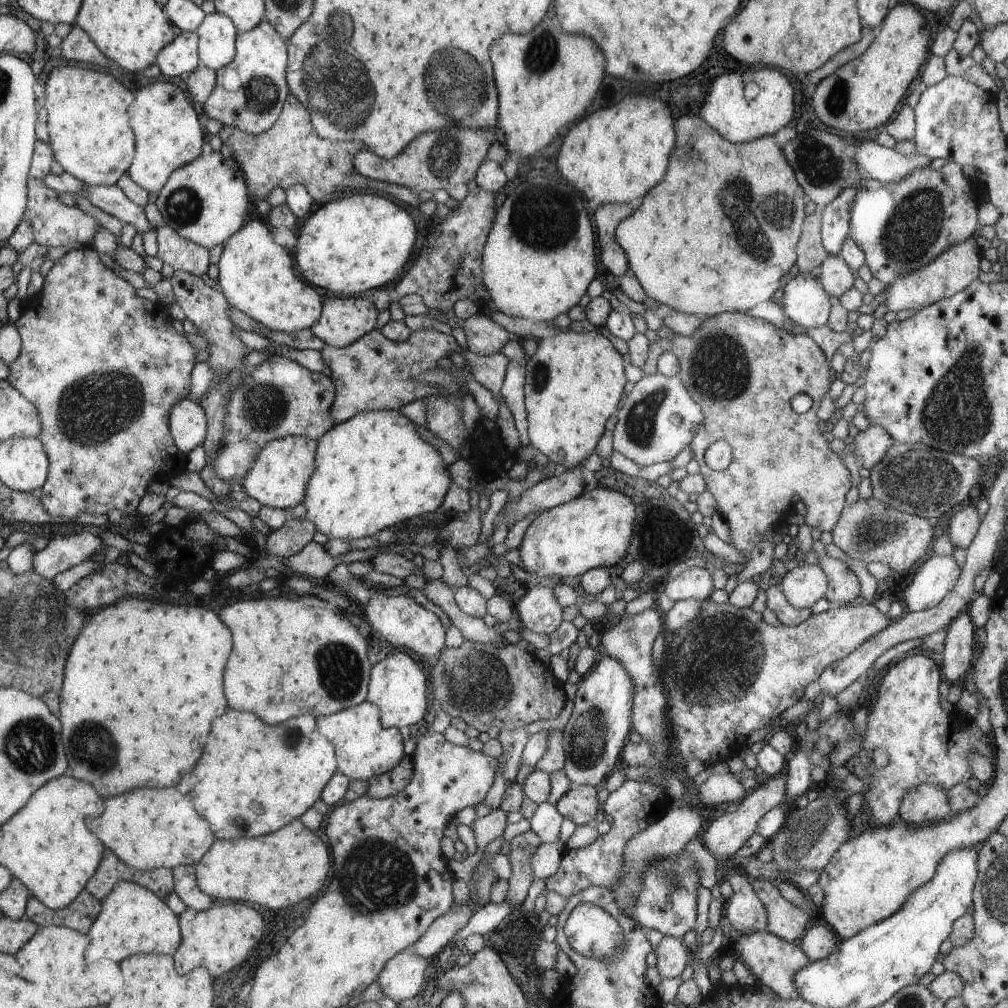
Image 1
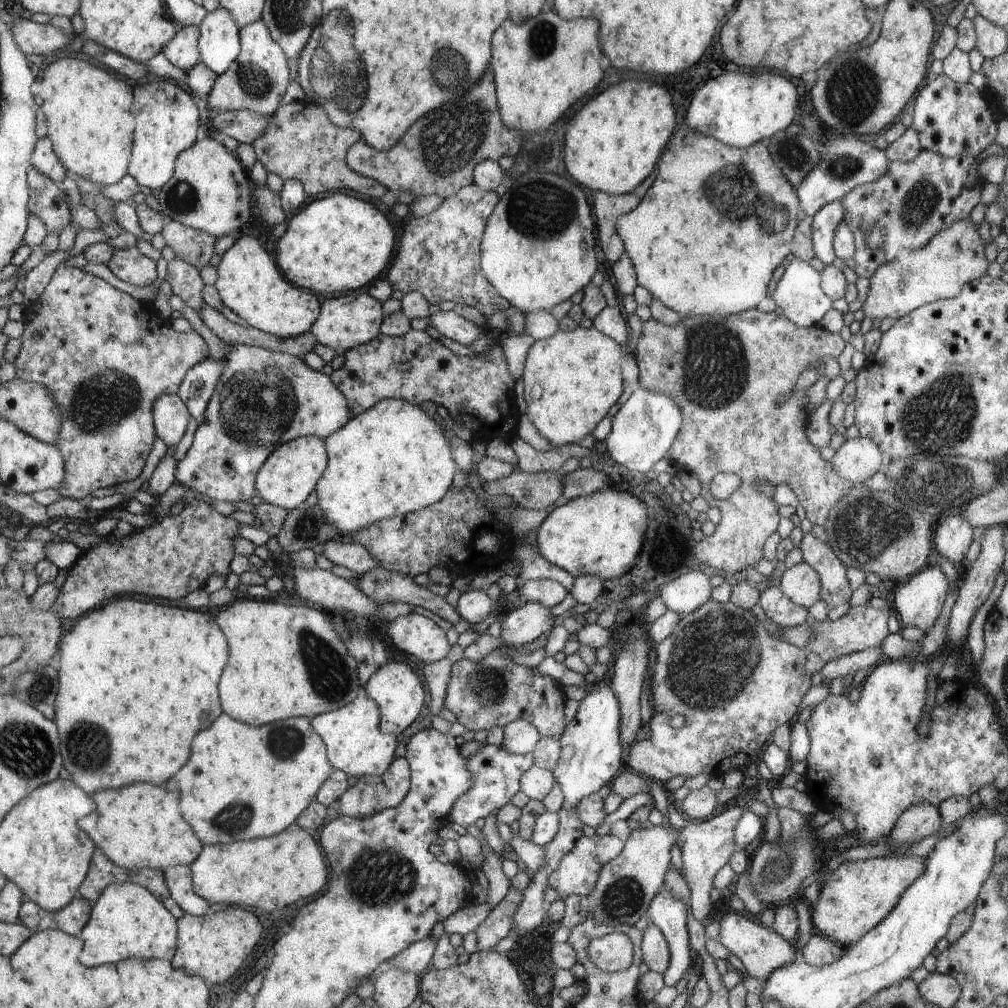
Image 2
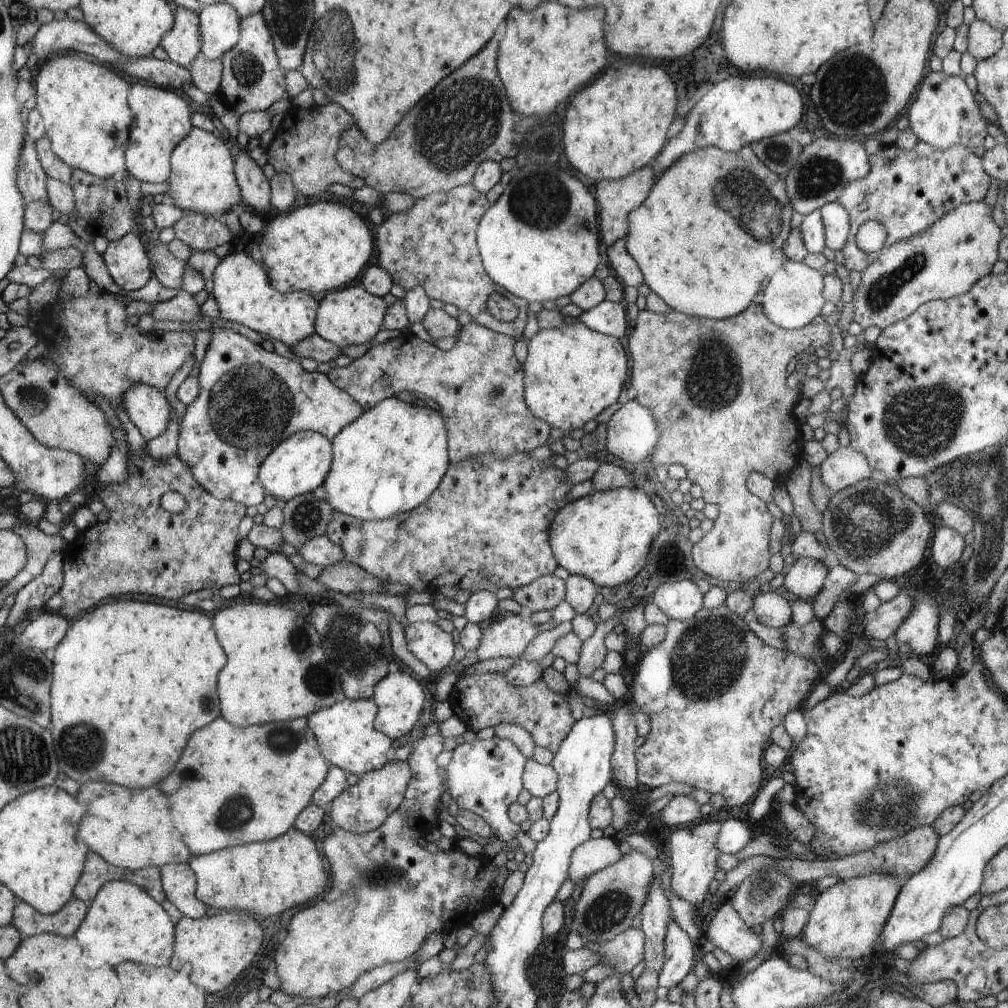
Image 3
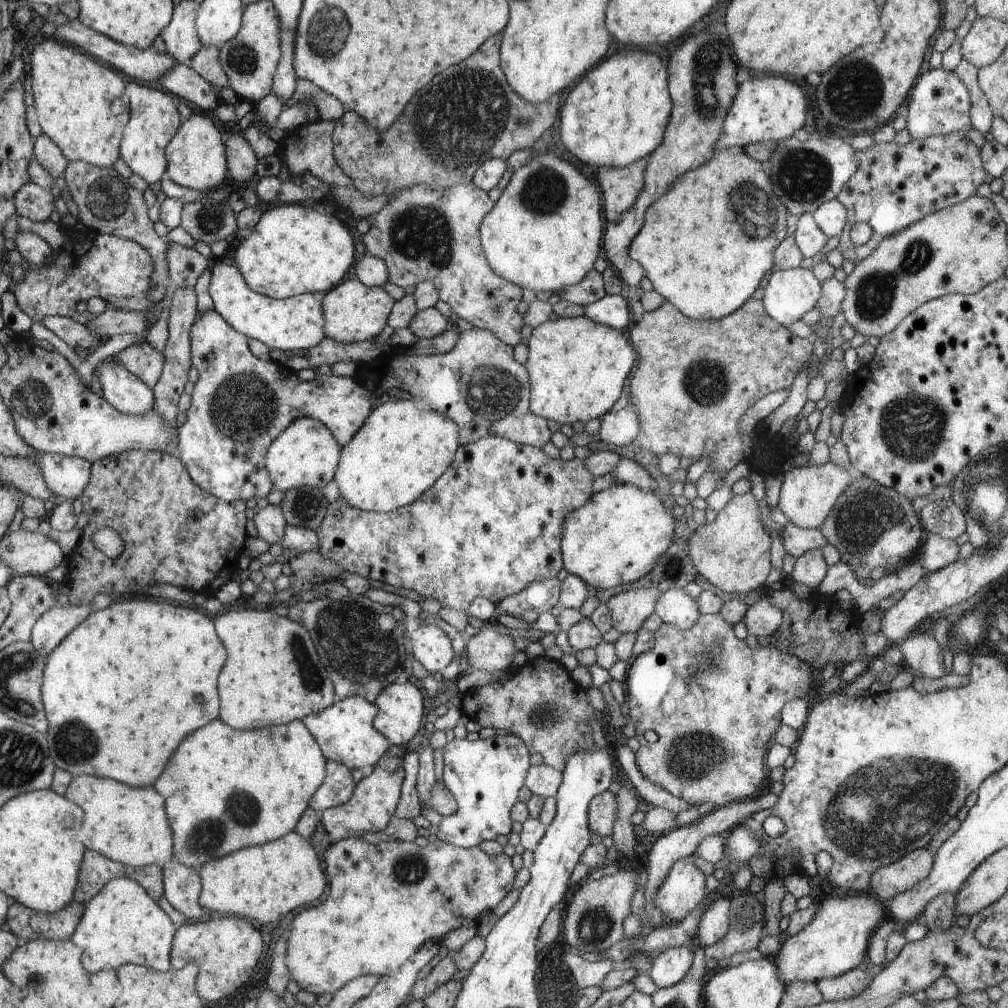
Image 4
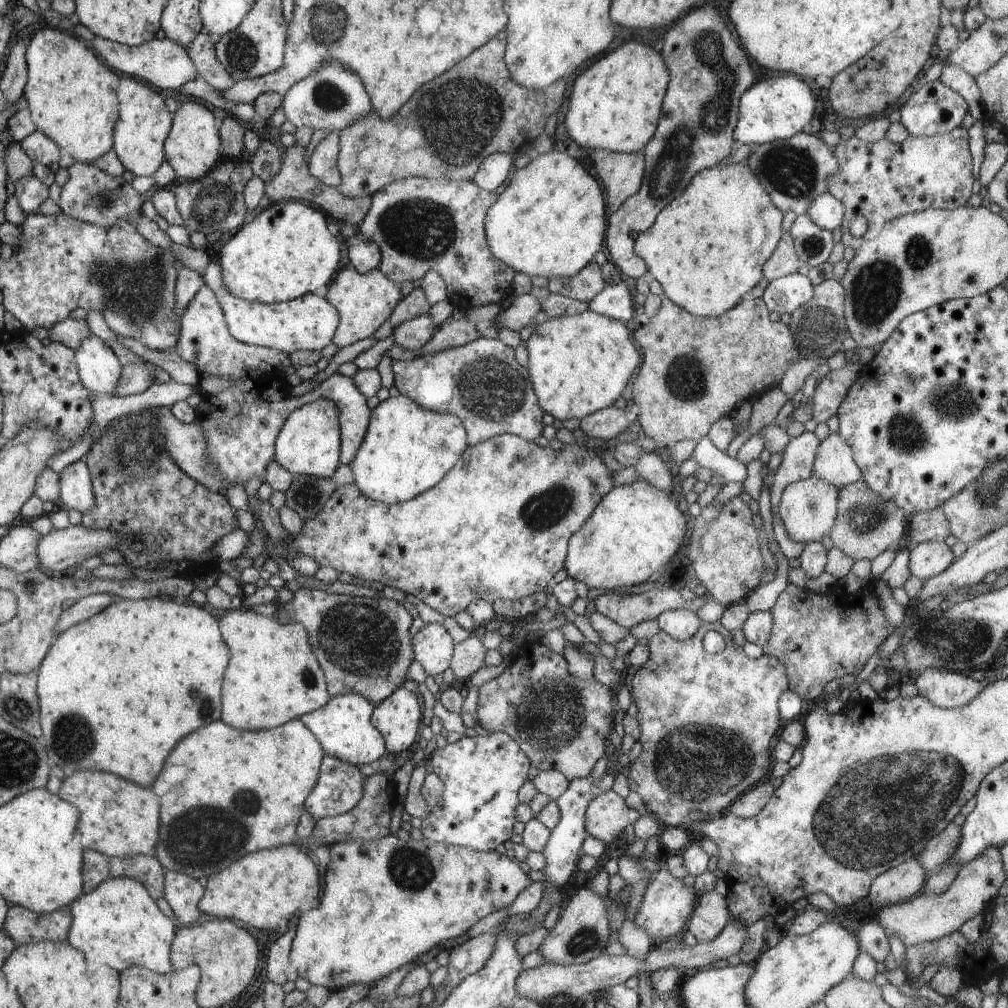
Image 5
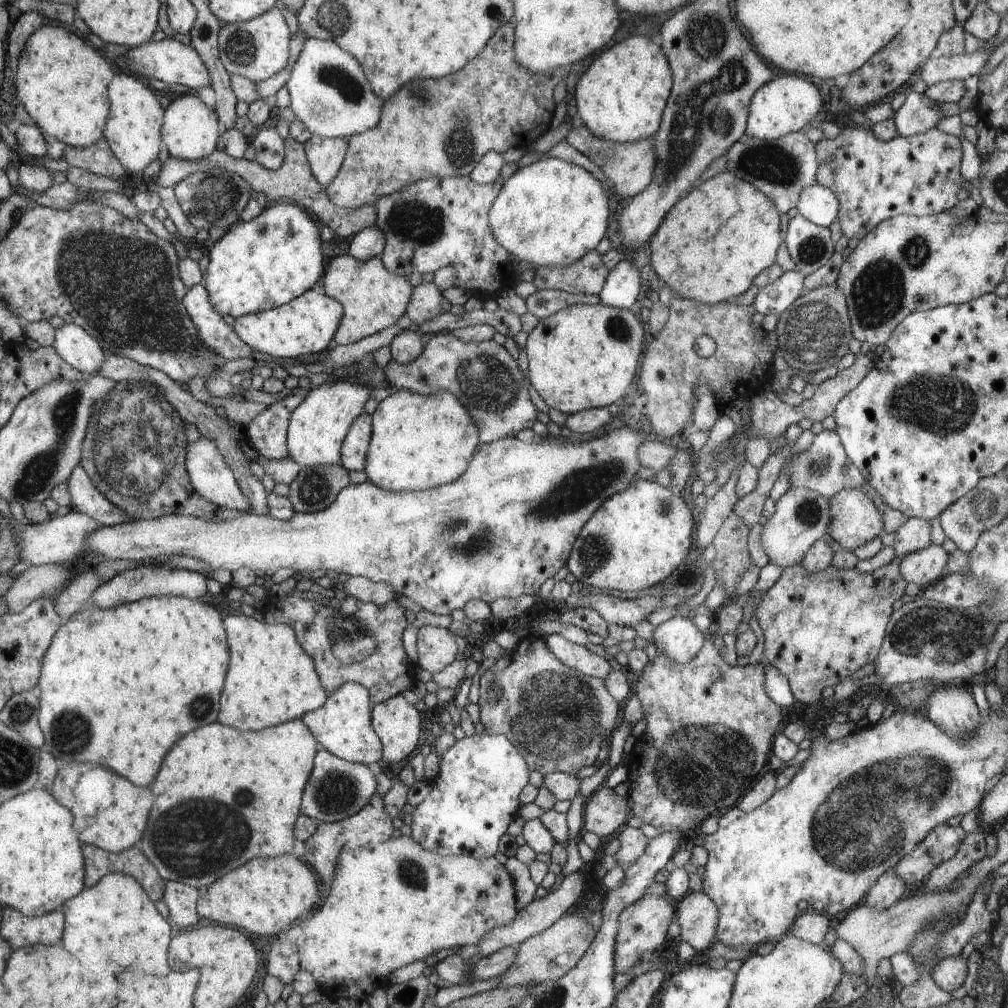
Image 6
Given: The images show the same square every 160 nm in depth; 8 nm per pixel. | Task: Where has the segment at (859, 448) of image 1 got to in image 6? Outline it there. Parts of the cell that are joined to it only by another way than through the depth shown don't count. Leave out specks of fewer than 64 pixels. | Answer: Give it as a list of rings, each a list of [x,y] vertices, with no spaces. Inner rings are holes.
[[[790,488],[777,501],[773,515],[763,524],[761,543],[769,562],[782,569],[800,565],[810,547],[827,534],[829,500],[811,490]]]

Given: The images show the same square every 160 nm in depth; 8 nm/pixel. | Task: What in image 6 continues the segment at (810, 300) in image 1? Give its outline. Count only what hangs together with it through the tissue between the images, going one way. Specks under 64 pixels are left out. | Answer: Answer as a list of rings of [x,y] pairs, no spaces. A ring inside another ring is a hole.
[[[797,270],[785,272],[776,282],[758,291],[752,306],[760,314],[779,315],[806,291],[803,286],[804,278]]]

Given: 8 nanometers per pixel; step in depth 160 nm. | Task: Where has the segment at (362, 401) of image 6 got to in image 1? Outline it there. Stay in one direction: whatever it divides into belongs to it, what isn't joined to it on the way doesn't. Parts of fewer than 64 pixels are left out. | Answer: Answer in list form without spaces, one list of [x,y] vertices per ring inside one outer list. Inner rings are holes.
[[[290,435],[270,441],[259,453],[252,455],[255,460],[253,468],[247,474],[247,478],[241,482],[244,492],[251,498],[258,500],[261,506],[280,510],[290,510],[294,506],[298,506],[304,502],[309,481],[317,470],[317,446],[318,442],[314,439]]]

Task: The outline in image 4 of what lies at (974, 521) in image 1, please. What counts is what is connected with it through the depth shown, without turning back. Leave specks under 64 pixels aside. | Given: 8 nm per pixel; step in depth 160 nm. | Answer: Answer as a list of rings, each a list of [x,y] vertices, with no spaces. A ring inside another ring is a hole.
[[[925,534],[921,546],[921,565],[928,573],[936,572],[958,559],[959,545],[955,540]]]

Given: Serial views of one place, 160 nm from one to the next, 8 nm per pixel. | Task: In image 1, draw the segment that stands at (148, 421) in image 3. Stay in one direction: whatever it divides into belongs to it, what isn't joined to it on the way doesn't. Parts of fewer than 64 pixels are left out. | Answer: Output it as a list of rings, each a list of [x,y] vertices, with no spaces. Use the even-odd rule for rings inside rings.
[[[184,399],[171,410],[170,429],[178,449],[189,453],[206,440],[207,414],[196,401]]]

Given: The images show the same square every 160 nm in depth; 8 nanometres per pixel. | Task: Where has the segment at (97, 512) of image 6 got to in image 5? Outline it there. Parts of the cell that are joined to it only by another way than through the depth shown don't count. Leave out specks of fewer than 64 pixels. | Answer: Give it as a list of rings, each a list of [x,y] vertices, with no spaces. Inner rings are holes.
[[[84,459],[73,462],[59,472],[60,506],[67,510],[74,508],[82,514],[96,506],[94,483],[90,467]]]

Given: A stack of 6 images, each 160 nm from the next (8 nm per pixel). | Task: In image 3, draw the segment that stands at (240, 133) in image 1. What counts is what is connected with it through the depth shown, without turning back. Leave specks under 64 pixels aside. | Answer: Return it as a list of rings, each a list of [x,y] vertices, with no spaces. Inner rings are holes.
[[[338,103],[315,105],[307,110],[289,108],[283,116],[282,124],[265,143],[267,162],[278,173],[289,174],[296,190],[306,196],[317,195],[320,188],[322,192],[326,191],[328,184],[342,184],[352,190],[361,188],[366,185],[363,178],[345,171],[335,155],[339,150],[339,140],[343,132],[354,124],[352,115]]]

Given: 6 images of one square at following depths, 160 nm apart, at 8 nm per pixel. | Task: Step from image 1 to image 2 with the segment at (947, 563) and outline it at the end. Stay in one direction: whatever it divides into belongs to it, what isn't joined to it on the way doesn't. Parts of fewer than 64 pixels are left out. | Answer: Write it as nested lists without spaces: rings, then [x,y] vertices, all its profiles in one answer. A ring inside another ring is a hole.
[[[926,567],[894,590],[892,609],[901,626],[916,627],[926,633],[938,620],[948,592],[948,579],[943,570]]]

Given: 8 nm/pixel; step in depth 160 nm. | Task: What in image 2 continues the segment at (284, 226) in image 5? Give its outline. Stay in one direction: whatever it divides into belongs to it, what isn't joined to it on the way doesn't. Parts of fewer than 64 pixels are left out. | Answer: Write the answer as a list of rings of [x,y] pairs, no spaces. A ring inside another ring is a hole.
[[[340,191],[340,194],[331,194],[328,198],[310,202],[292,216],[288,220],[286,232],[276,242],[275,253],[277,265],[292,285],[300,285],[300,288],[313,290],[318,294],[344,294],[367,287],[380,278],[380,272],[389,266],[392,246],[394,232],[390,230],[388,218],[374,206],[366,204],[366,201],[344,196],[344,192]]]

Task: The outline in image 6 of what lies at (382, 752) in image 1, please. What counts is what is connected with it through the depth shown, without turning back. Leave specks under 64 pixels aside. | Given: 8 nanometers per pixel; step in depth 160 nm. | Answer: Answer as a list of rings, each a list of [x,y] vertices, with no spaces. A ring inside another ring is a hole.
[[[348,681],[328,696],[324,706],[306,713],[300,719],[302,722],[308,722],[308,726],[312,726],[311,733],[320,738],[320,749],[331,751],[333,755],[348,761],[378,765],[378,760],[382,759],[382,743],[372,730],[370,701],[371,696],[368,696],[367,687]]]

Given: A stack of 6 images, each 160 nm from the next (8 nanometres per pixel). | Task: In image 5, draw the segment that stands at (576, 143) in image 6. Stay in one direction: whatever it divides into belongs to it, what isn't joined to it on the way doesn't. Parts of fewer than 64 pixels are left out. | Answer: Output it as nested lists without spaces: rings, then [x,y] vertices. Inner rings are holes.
[[[604,149],[590,150],[590,157],[607,190],[609,211],[616,212],[627,198],[642,188],[646,158],[641,152],[617,153]]]

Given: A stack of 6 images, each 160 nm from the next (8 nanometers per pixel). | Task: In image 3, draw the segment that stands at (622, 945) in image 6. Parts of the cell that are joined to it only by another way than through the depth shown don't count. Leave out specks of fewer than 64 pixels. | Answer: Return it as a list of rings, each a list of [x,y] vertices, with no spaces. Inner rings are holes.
[[[707,821],[695,824],[694,828],[676,830],[665,846],[669,852],[669,866],[671,867],[670,886],[672,892],[697,908],[700,908],[704,904],[706,897],[709,896],[710,882],[714,880],[714,874],[718,870],[716,858],[721,853],[717,849],[720,827],[720,822]]]

